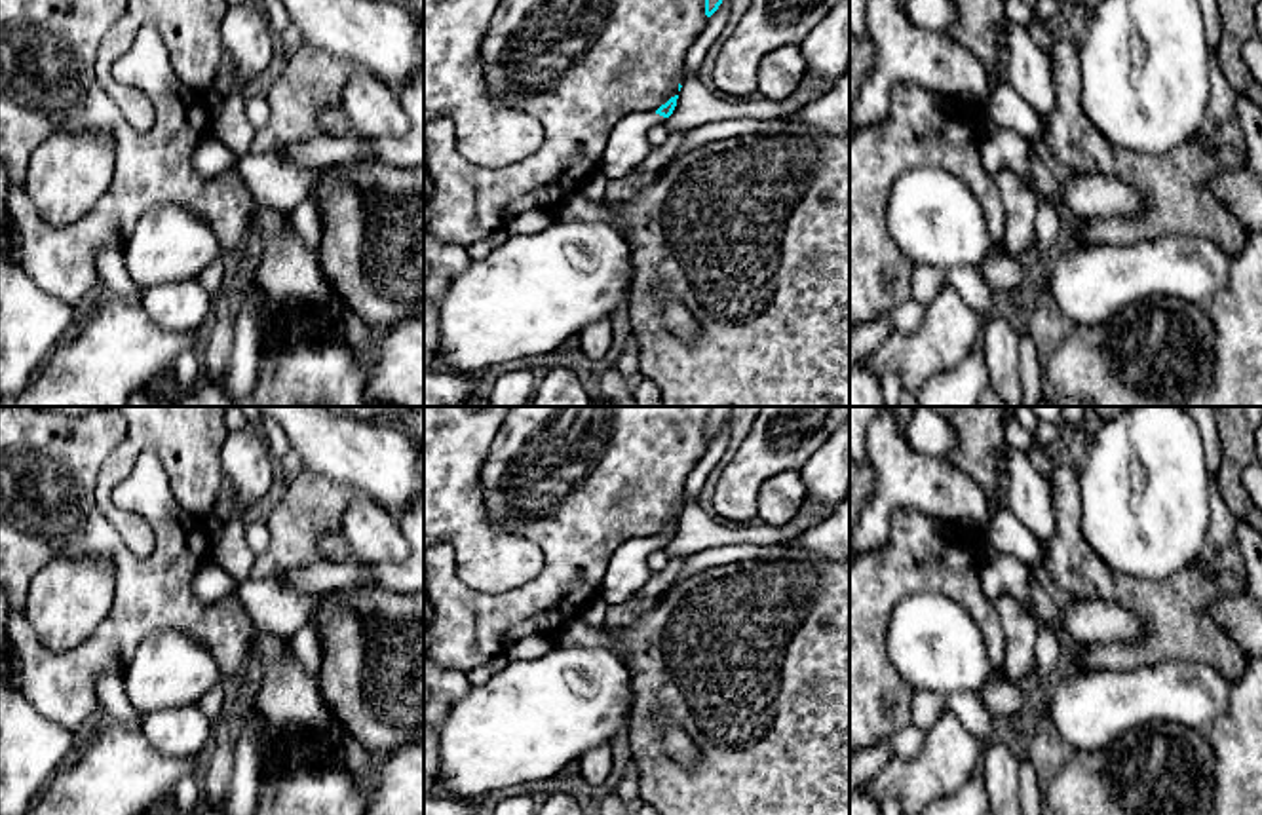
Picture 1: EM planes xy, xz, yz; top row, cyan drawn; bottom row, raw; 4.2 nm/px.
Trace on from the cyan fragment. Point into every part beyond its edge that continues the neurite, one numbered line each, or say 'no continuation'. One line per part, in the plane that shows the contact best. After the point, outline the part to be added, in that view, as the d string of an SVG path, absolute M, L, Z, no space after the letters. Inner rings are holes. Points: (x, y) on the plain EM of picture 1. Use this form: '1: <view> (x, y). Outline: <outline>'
1: xz (628, 572). Outline: M656 538L631 540L621 545L601 579L597 597L608 606L635 597L652 576L648 557L658 549L665 549L665 543Z

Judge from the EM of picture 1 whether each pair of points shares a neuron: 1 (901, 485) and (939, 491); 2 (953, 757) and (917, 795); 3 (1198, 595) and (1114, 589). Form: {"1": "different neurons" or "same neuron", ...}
{"1": "same neuron", "2": "same neuron", "3": "same neuron"}

